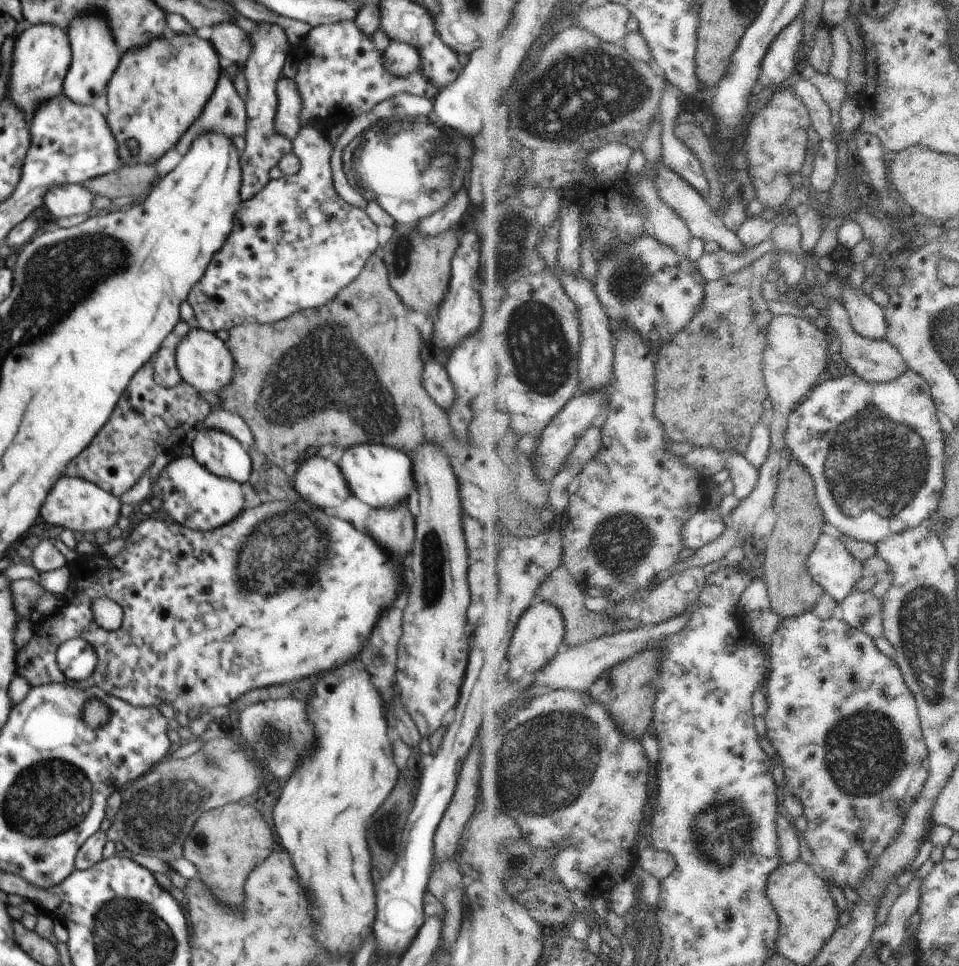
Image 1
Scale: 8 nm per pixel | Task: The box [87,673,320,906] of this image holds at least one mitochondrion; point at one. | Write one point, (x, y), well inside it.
(155, 816)

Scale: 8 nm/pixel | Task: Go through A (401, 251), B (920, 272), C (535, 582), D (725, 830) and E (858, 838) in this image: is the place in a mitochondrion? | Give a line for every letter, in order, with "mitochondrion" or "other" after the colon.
A: mitochondrion
B: other
C: other
D: mitochondrion
E: other

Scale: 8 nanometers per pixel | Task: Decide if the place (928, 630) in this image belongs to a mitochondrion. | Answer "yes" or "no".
yes

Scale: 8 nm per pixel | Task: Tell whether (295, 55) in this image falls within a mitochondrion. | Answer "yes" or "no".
no

